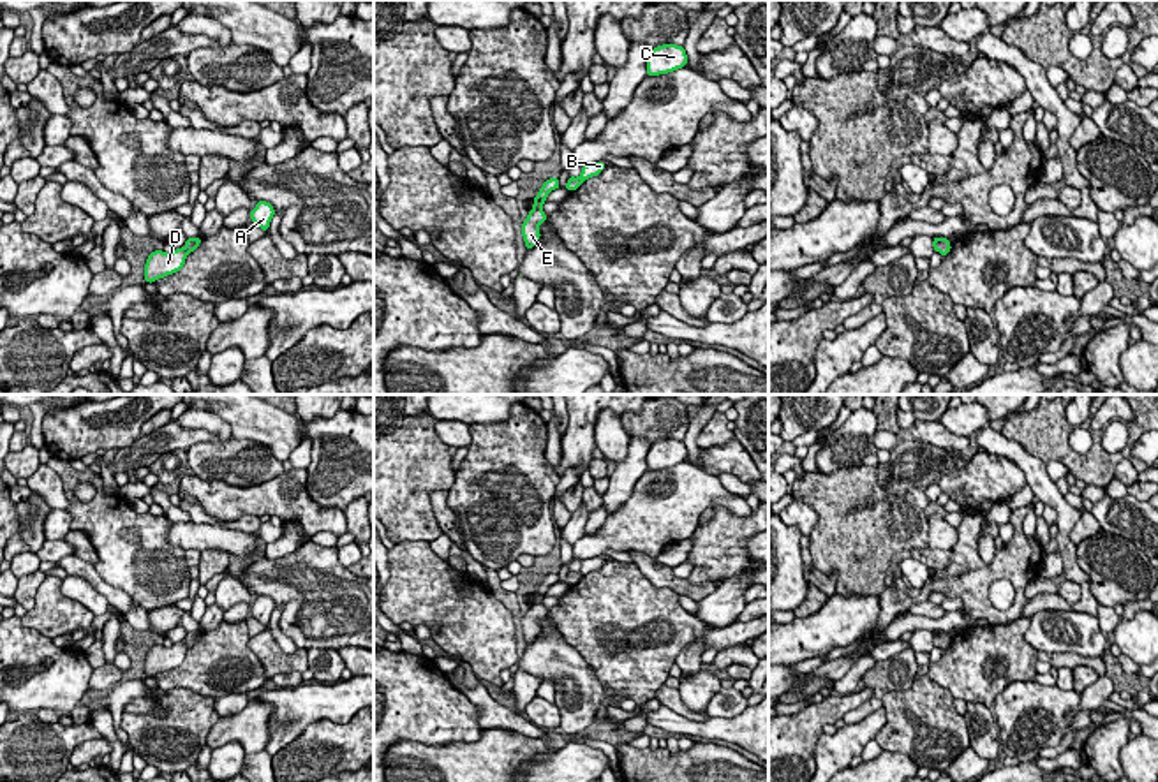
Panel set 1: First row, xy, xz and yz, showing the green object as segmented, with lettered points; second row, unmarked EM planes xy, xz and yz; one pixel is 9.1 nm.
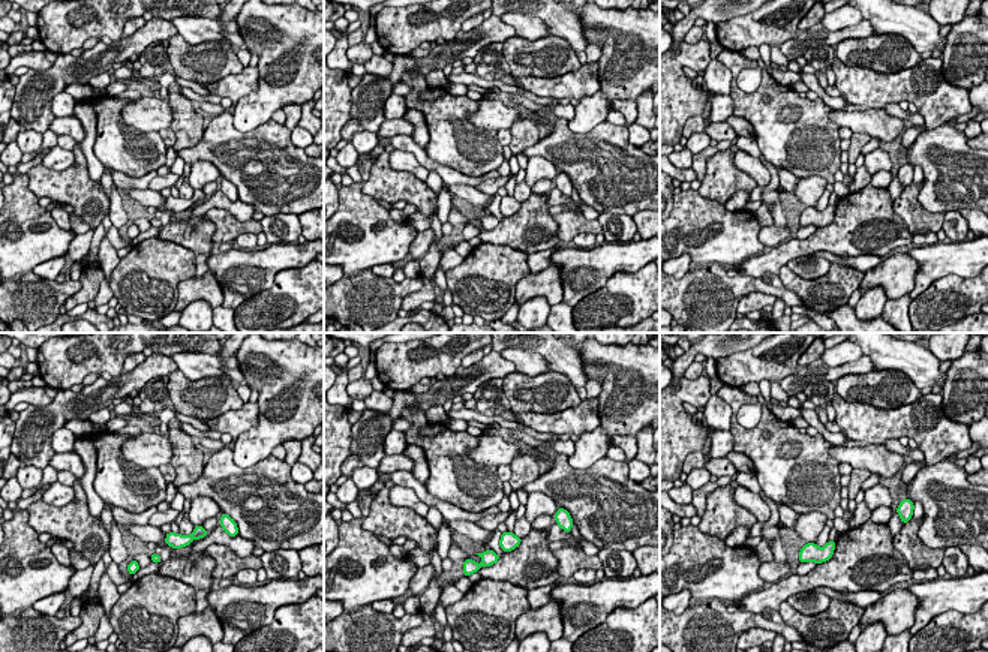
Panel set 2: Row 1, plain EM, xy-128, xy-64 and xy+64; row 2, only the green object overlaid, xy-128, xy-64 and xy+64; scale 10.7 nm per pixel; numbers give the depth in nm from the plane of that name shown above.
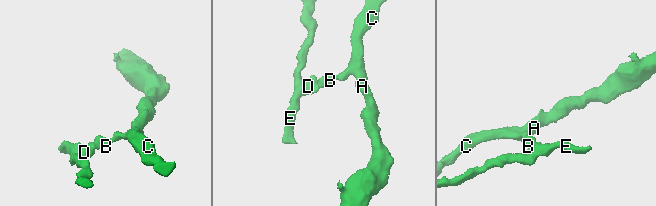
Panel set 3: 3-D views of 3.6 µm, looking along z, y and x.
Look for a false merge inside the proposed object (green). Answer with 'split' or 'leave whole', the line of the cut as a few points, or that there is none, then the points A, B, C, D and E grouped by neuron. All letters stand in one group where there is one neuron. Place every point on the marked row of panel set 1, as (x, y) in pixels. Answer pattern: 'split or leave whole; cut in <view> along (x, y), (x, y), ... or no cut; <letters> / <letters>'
split; cut in xy along (184, 249), (187, 252); A B C / D E

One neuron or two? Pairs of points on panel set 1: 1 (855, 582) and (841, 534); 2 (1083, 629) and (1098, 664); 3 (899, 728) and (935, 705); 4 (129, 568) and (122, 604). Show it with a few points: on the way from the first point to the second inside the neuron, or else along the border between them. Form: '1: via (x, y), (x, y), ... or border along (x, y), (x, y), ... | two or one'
1: via (855, 569), (853, 546) | one
2: border along (1054, 652), (1102, 657) | two
3: via (901, 715), (905, 707), (922, 707) | one
4: border along (94, 566), (104, 582), (122, 589), (136, 603) | two

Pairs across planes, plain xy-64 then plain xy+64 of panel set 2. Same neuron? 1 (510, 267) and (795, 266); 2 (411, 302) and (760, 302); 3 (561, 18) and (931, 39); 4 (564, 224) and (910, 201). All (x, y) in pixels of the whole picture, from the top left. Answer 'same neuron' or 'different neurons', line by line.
1: different neurons
2: same neuron
3: same neuron
4: same neuron

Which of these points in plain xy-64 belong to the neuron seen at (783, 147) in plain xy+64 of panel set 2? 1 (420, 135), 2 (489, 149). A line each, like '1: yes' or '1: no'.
1: no
2: yes

